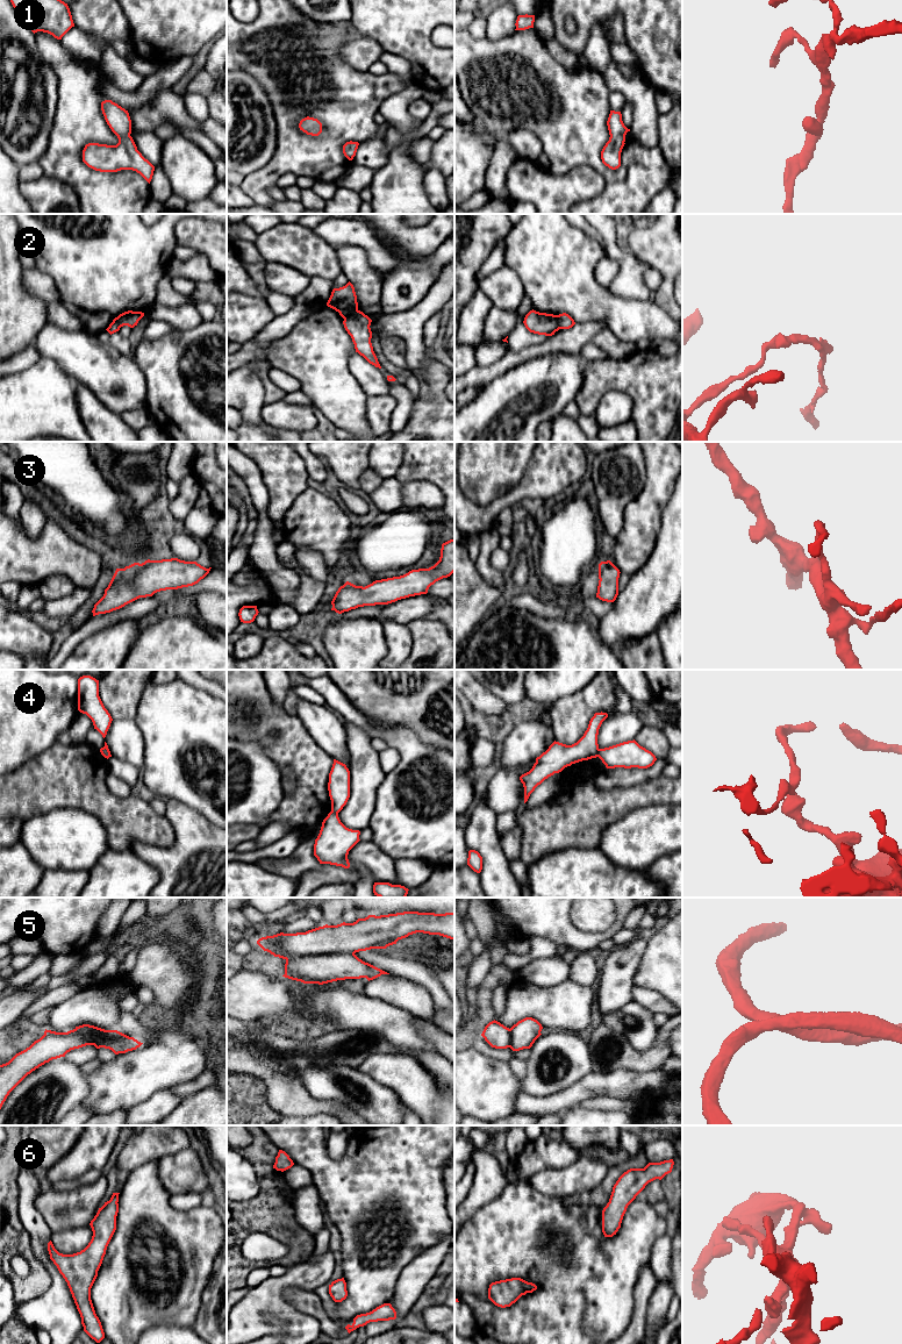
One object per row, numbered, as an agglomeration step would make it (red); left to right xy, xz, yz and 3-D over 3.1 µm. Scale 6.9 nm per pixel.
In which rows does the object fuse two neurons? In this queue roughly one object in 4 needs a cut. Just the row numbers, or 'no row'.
2, 4

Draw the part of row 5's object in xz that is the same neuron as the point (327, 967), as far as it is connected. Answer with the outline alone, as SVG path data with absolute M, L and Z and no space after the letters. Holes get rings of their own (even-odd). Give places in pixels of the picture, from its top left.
M403 912L388 915L368 915L353 923L323 925L306 932L277 934L262 937L257 944L264 950L286 960L282 977L303 984L328 984L345 979L366 978L368 981L381 974L389 974L359 959L355 953L371 949L386 949L409 935L423 932L454 939L454 913L435 914Z

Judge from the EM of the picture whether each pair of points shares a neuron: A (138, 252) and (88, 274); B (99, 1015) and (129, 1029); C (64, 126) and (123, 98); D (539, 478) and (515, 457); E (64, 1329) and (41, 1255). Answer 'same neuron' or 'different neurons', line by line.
A: same neuron
B: different neurons
C: different neurons
D: different neurons
E: same neuron

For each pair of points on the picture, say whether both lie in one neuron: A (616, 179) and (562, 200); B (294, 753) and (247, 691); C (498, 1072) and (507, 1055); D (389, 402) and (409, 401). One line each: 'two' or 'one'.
A: two
B: one
C: two
D: two

